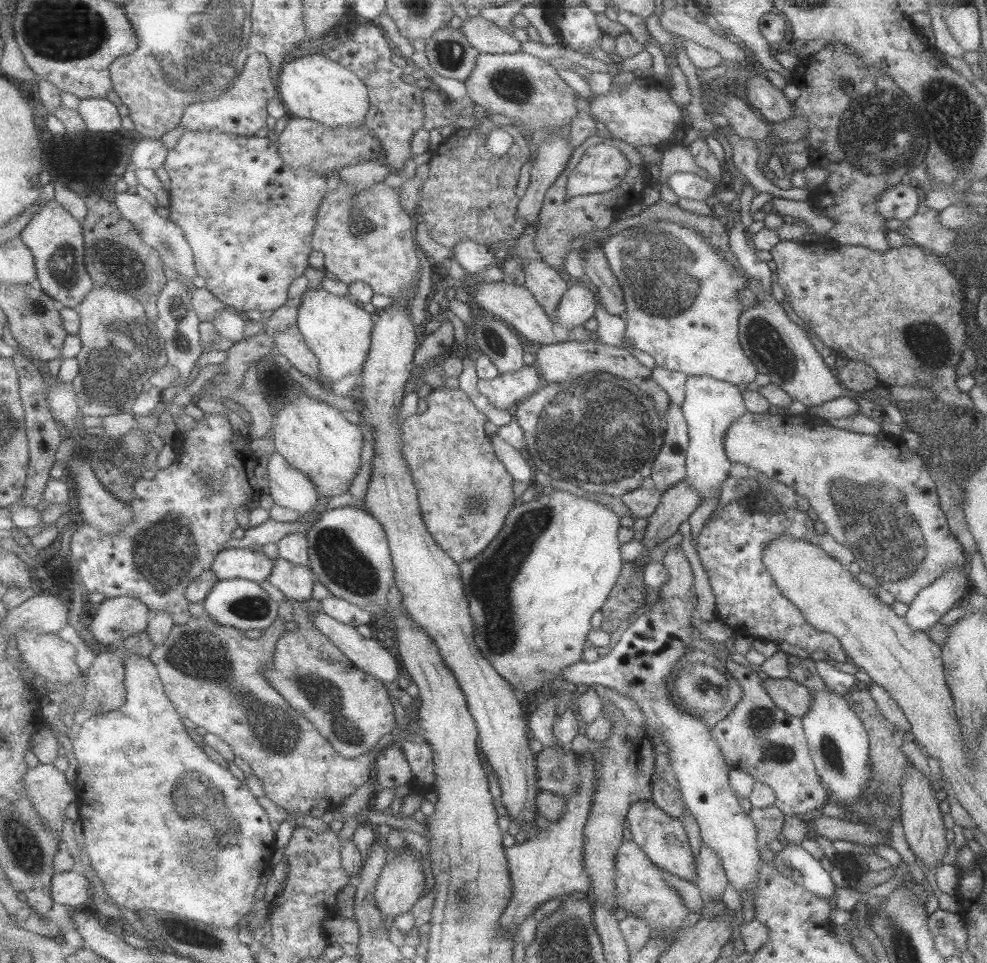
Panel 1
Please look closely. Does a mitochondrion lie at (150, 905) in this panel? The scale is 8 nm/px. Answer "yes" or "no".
no

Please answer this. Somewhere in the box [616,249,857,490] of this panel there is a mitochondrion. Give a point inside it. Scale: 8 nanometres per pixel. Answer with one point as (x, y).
(760, 333)

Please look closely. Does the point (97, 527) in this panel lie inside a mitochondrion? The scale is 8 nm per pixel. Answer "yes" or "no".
no

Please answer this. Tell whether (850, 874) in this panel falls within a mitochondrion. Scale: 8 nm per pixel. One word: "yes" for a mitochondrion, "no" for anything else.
no

